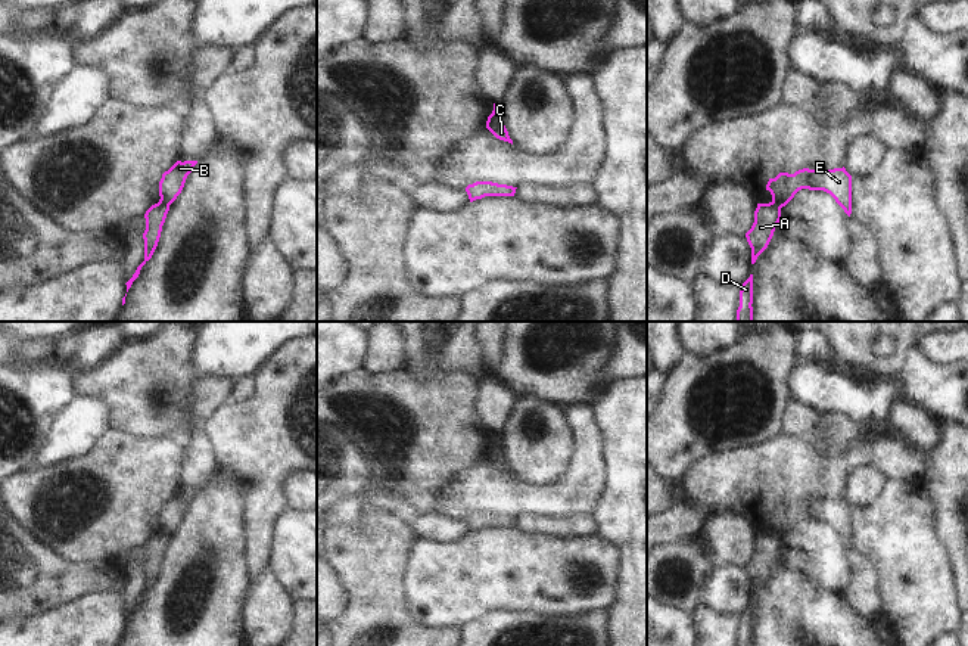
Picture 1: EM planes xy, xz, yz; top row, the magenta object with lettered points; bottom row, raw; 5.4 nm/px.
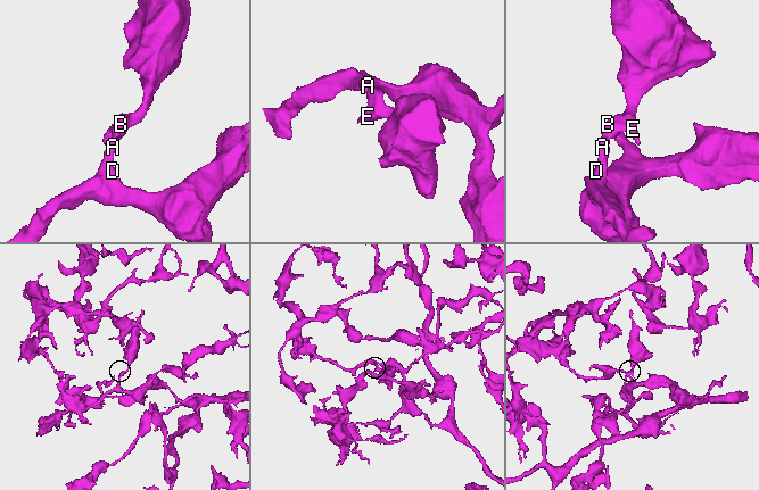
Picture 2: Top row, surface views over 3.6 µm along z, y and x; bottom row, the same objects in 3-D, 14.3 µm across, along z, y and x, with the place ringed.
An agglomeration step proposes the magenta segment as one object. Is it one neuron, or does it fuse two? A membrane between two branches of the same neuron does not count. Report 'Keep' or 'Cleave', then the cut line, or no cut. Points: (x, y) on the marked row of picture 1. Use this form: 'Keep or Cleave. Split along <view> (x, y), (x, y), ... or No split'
Cleave. Split along xy (159, 201), (168, 207)

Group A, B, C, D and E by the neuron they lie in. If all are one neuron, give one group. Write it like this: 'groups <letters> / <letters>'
groups A D / B C E

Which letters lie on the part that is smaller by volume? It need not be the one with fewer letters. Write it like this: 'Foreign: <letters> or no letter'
Foreign: B, C, E

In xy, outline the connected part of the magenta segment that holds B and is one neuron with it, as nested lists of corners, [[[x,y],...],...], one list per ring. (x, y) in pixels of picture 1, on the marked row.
[[[177,161],[168,171],[162,174],[159,181],[159,202],[171,205],[181,193],[187,176],[192,173],[197,161]]]

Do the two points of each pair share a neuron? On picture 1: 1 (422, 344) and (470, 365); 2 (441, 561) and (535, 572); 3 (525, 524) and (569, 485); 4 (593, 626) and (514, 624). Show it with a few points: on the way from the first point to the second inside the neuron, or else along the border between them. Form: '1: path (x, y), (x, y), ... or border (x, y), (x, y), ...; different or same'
1: path (433, 344), (450, 344), (458, 353); same
2: path (464, 570), (511, 570); same
3: border (572, 513), (523, 513), (517, 518); different
4: path (573, 627), (534, 624); same

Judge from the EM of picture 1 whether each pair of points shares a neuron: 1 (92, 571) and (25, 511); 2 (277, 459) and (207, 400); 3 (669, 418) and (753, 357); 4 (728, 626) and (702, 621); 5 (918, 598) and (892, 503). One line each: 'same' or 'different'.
1: different
2: different
3: same
4: same
5: same

